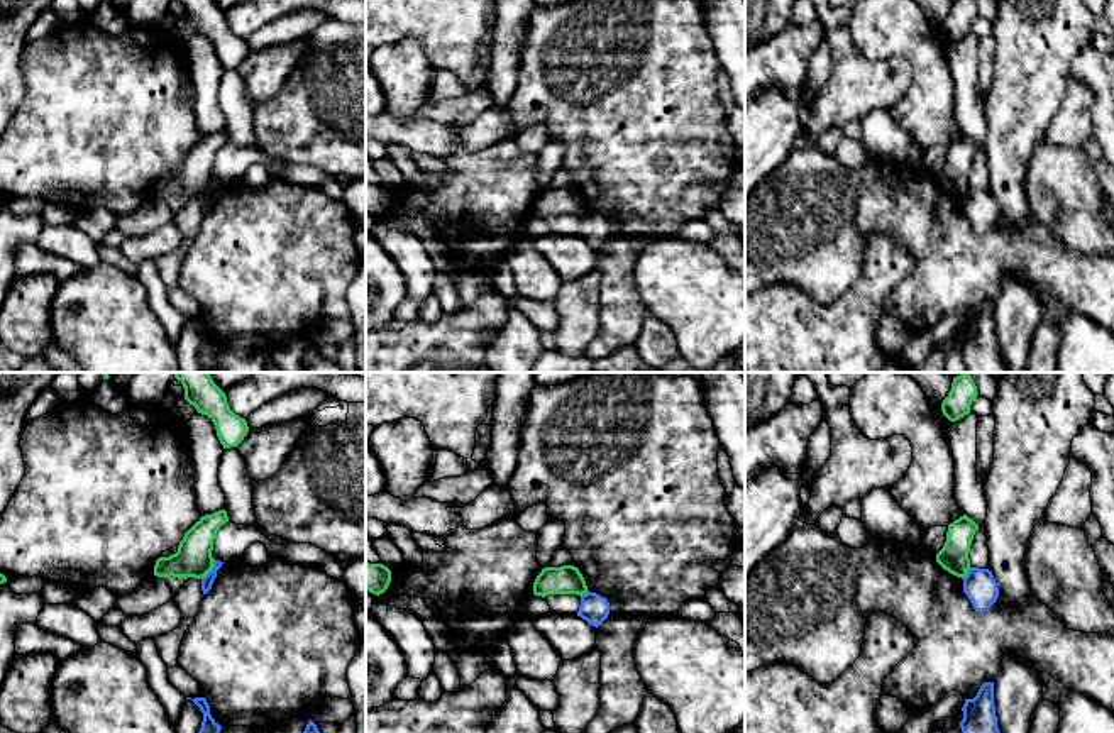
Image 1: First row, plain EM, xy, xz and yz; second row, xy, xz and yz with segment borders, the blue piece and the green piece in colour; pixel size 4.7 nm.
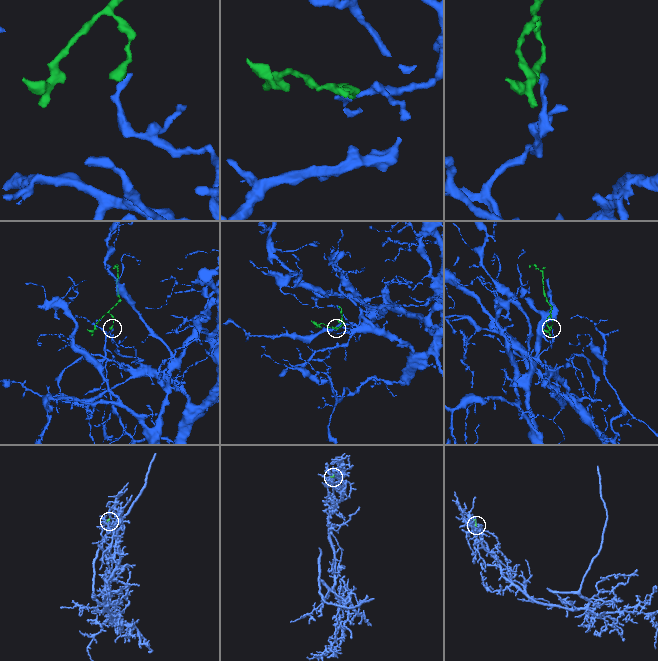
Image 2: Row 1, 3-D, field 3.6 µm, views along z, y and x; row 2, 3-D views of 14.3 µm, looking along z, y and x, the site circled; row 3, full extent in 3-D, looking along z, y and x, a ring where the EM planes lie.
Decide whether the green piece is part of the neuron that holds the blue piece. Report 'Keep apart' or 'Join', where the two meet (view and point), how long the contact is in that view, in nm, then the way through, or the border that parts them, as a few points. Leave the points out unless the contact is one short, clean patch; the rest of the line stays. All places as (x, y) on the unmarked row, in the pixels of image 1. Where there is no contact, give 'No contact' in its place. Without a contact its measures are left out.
Keep apart. Touches blue at xy (210, 192). Shared border 120 nm. Boundary: xy (215, 181), (200, 198)

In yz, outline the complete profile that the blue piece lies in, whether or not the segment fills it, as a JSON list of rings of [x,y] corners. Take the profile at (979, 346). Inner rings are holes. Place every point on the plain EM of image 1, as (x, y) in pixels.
[[[984,303],[973,320],[965,320],[960,349],[967,372],[1007,372],[997,349],[994,303]]]

